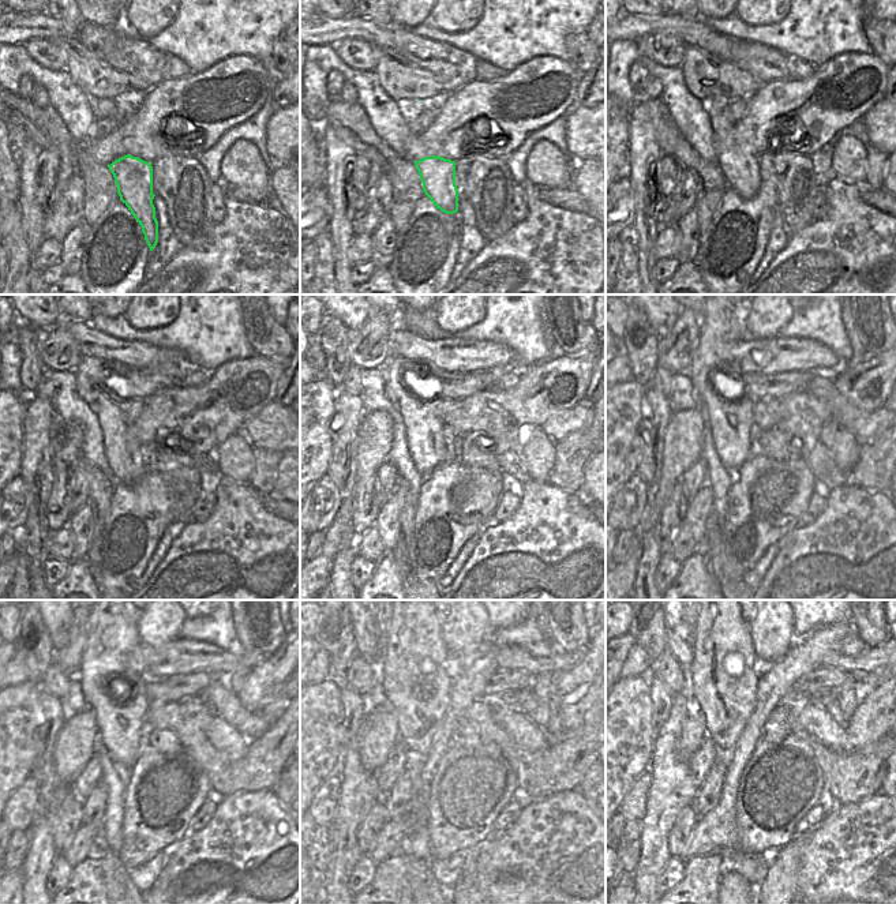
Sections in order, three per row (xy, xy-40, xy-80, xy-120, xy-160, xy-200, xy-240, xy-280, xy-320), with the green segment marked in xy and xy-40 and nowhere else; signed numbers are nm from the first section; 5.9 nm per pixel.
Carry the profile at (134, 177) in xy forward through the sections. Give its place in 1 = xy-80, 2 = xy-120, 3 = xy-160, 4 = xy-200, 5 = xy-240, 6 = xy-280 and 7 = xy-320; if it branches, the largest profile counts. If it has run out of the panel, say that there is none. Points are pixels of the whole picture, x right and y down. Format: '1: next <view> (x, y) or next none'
1: next xy-80 (741, 169)
2: next xy-120 (123, 453)
3: next xy-160 (427, 452)
4: next xy-200 (720, 322)
5: next xy-240 (112, 634)
6: next xy-280 (415, 634)
7: next xy-320 (727, 701)

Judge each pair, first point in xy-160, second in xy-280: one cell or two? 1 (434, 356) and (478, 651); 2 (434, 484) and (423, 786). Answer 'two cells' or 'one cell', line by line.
1: one cell
2: two cells

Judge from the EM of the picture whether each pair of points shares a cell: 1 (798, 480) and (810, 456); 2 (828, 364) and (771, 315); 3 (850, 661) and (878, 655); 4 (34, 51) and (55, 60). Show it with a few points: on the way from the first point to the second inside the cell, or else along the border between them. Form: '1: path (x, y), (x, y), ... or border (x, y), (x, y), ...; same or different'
1: border (801, 457), (817, 481); different
2: border (776, 336), (754, 338); different
3: path (857, 661), (872, 661); same
4: path (40, 53), (49, 56); same

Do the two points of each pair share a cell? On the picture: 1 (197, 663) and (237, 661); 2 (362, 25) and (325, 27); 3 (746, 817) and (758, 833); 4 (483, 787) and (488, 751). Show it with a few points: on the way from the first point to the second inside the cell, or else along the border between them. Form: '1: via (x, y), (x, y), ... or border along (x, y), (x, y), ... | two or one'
1: via (206, 661), (228, 661) | one
2: via (352, 27), (334, 27) | one
3: via (750, 821), (758, 829) | one
4: via (483, 779), (486, 760) | one

